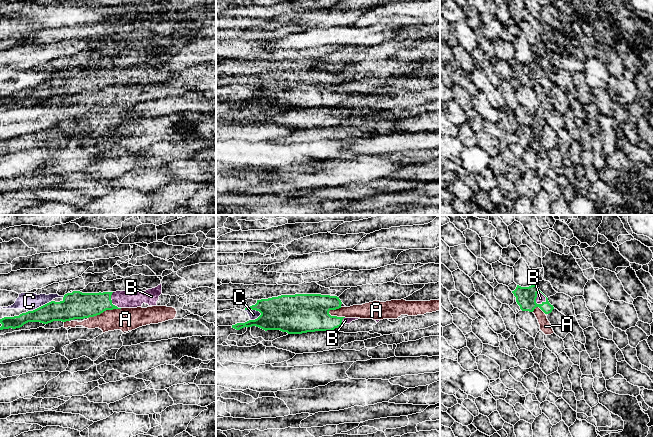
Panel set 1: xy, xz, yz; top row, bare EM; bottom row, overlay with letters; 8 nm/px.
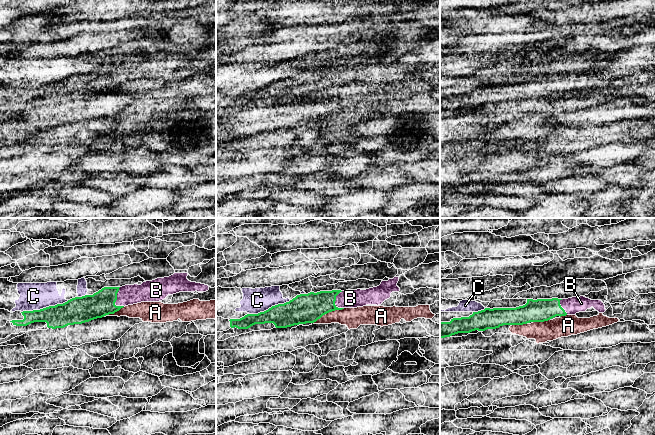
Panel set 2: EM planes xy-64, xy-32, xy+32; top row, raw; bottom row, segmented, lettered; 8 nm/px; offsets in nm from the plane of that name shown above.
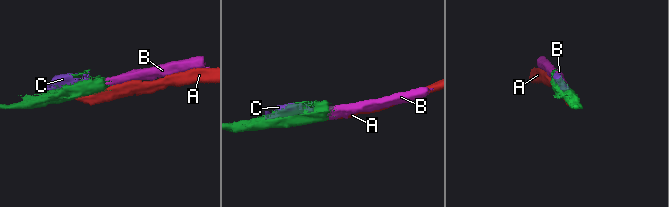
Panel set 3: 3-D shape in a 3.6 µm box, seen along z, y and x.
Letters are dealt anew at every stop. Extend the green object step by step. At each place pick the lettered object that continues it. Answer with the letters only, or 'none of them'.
B

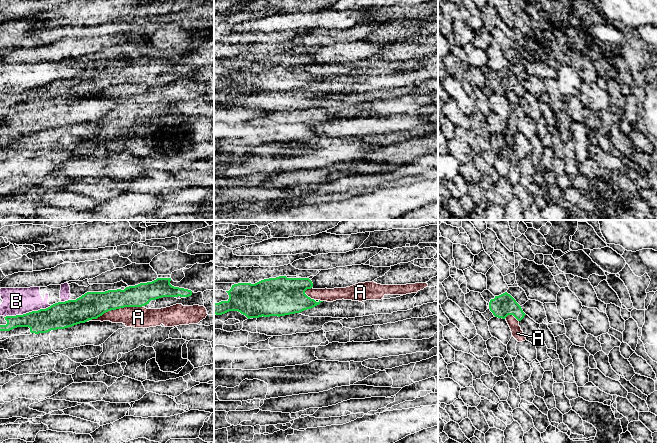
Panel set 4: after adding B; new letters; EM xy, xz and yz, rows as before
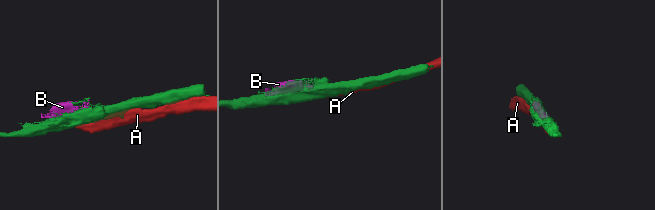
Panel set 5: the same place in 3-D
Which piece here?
none of them

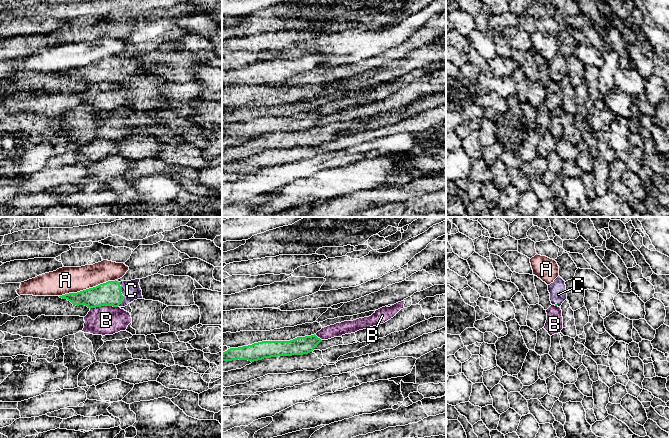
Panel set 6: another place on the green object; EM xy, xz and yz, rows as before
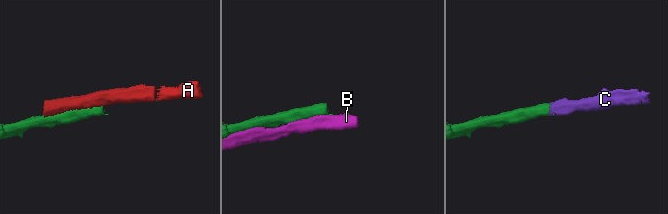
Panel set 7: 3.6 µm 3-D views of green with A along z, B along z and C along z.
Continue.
C

